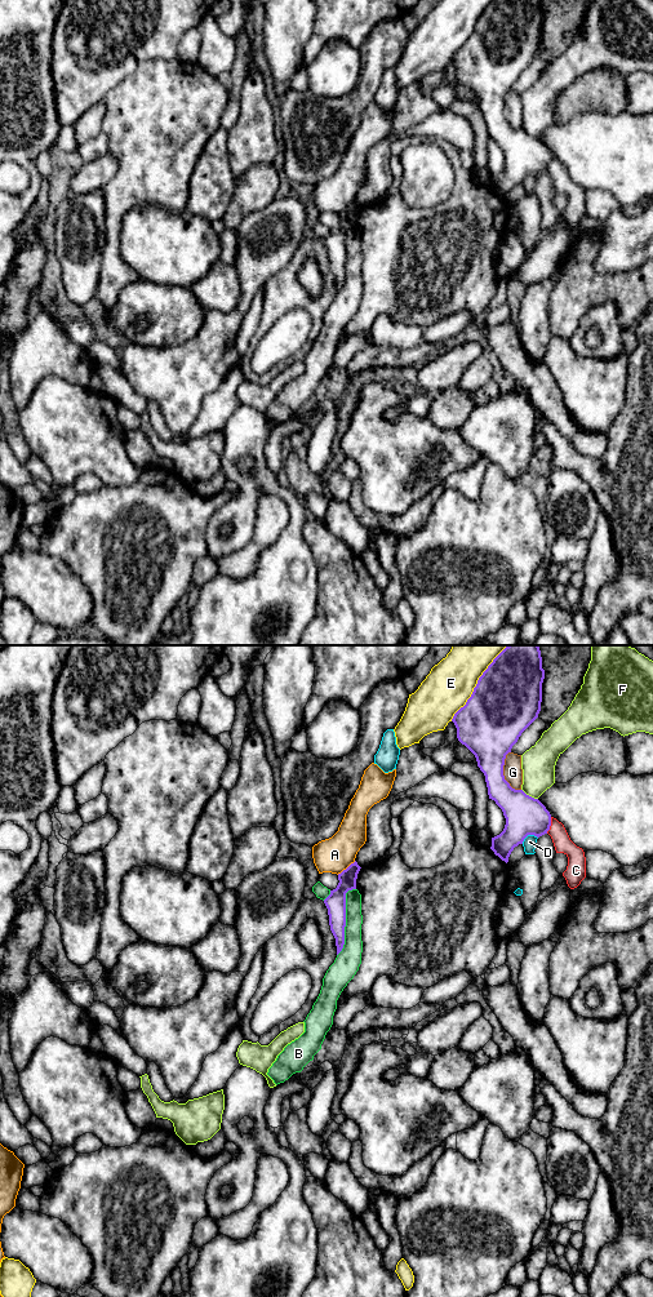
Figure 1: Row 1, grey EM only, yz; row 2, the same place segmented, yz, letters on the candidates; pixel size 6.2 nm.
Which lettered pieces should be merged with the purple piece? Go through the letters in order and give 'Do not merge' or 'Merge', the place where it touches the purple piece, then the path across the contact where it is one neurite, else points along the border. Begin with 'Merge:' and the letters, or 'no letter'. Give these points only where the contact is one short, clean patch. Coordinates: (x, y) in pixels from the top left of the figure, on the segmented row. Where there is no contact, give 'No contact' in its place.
Merge: no letter
A: Do not merge. Touches purple at yz (347, 867)
B: Do not merge. Touches purple at yz (345, 920)
C: Do not merge. Touches purple at yz (550, 825)
D: Do not merge. Touches purple at yz (528, 834)
E: Do not merge. Touches purple at yz (478, 683)
F: Do not merge. Touches purple at yz (528, 795)
G: Do not merge. Touches purple at yz (502, 773)

